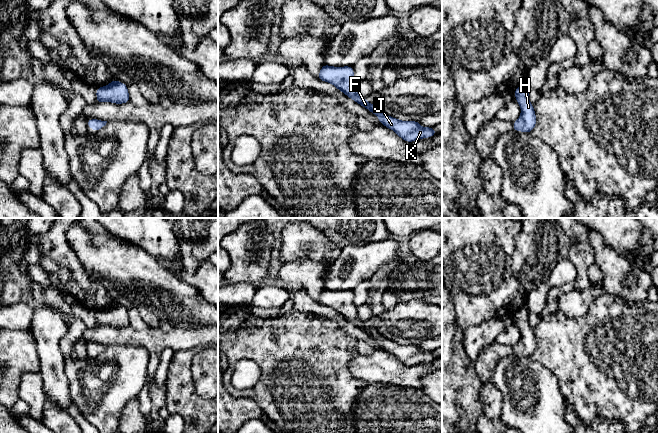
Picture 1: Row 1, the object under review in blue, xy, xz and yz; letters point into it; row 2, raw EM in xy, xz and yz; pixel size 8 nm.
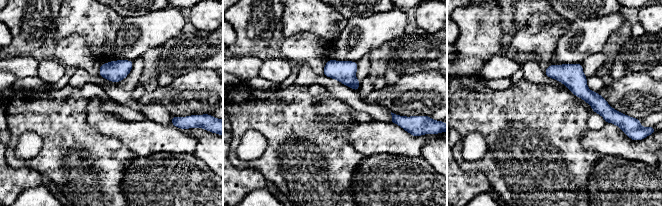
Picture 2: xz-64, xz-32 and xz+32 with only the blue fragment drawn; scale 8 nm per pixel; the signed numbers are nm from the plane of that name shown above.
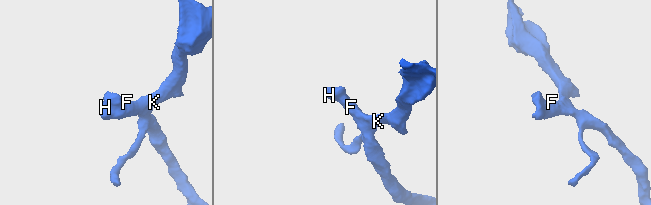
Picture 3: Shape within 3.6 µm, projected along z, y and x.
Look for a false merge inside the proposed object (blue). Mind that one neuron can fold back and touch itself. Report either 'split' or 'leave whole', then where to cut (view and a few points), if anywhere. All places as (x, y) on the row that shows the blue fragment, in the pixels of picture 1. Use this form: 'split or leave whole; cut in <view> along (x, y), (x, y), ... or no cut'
leave whole; no cut

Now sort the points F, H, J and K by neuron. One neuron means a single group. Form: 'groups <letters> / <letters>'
groups F H J K

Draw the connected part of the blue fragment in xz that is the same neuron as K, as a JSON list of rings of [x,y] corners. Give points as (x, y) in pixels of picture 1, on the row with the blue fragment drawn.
[[[324,64],[318,74],[318,79],[333,84],[353,101],[375,114],[381,125],[393,130],[406,142],[414,142],[419,139],[429,138],[438,133],[432,127],[422,127],[419,121],[402,121],[388,116],[374,104],[362,98],[357,93],[357,83],[353,79],[354,69],[351,66],[335,67]]]

